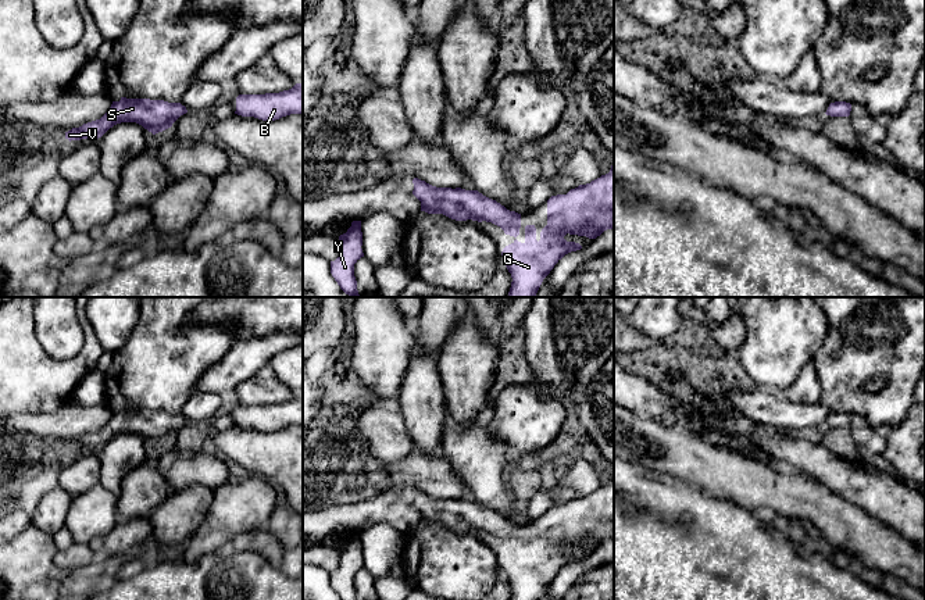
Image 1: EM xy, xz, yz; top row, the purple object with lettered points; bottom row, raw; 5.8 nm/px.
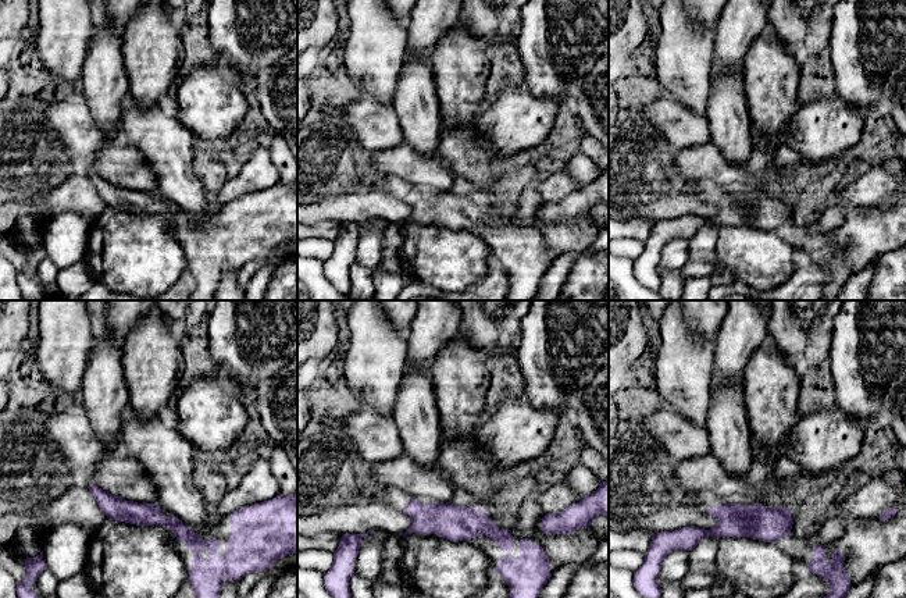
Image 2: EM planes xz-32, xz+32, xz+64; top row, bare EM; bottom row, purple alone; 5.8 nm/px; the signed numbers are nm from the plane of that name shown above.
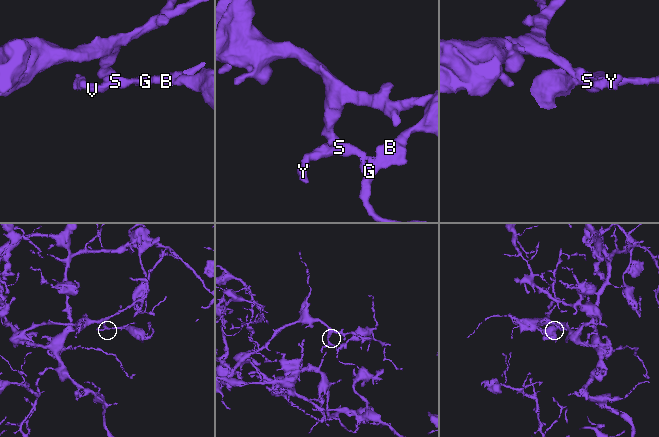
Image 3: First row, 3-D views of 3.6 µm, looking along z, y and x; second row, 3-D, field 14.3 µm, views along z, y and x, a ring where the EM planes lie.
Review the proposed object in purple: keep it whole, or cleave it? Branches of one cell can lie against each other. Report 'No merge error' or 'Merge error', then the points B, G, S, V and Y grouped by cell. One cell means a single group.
No merge error. Groups: B G S V Y

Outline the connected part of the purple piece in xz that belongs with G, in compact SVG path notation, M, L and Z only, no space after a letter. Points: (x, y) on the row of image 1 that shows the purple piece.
M614 162L608 174L547 200L547 225L542 229L539 242L535 225L526 225L525 242L515 239L503 249L503 262L512 278L508 297L535 297L554 265L565 254L582 249L579 243L567 242L567 233L596 239L607 229L614 229Z

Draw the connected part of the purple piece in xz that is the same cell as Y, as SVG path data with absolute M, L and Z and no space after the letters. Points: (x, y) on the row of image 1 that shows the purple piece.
M353 221L346 233L339 236L339 257L331 261L331 274L340 289L350 297L358 297L354 264L364 257L361 221Z

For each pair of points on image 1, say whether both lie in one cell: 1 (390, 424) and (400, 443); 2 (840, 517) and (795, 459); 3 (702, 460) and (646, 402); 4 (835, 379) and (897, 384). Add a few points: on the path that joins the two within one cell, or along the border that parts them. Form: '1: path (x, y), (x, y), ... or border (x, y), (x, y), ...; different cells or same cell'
1: path (390, 428), (390, 434), (396, 439); same cell
2: border (778, 464), (796, 468), (818, 479), (836, 493); different cells
3: border (638, 414), (682, 425), (699, 436); different cells
4: path (850, 371), (884, 371); same cell

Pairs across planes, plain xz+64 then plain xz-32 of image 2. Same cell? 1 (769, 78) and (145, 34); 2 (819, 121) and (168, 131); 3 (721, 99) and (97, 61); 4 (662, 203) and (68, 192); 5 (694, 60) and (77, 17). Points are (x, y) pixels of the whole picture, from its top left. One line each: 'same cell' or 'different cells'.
1: same cell
2: different cells
3: same cell
4: same cell
5: same cell

